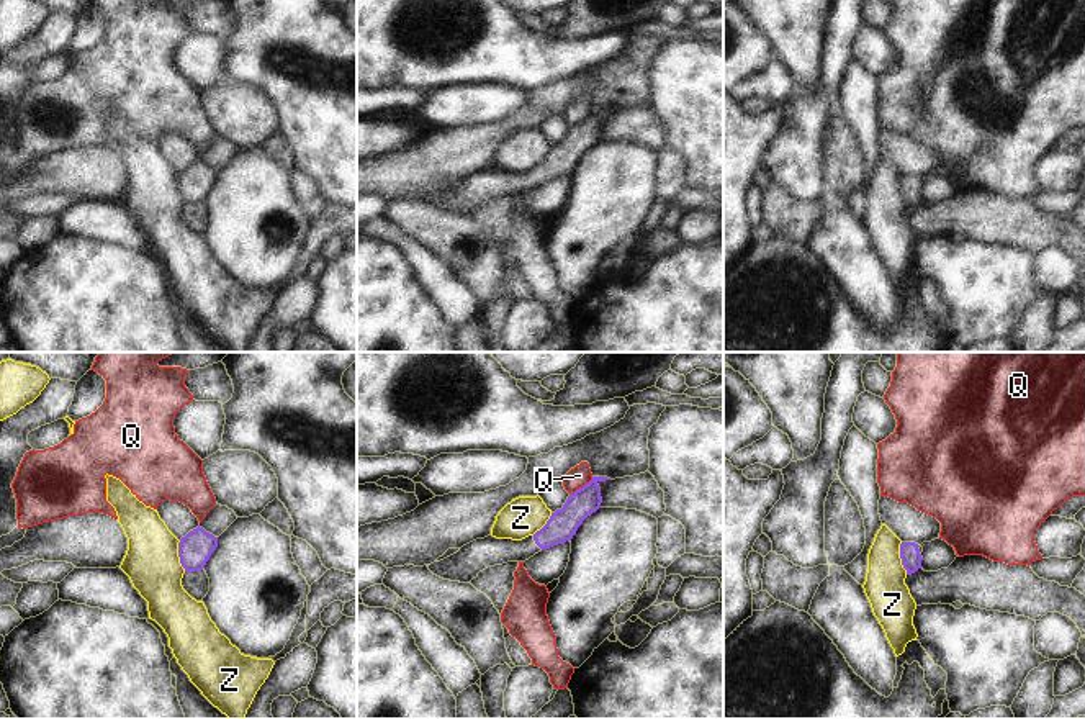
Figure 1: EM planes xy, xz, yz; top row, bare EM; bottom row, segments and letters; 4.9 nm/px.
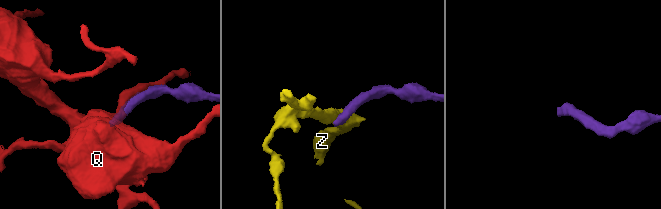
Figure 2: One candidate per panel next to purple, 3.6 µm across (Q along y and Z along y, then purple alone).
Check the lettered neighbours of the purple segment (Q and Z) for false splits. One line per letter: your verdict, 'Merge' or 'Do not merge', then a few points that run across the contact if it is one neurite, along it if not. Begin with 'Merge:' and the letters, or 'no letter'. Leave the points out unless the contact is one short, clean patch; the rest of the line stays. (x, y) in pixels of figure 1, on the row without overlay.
Merge: no letter
Q: Do not merge
Z: Do not merge. Line: yz (900, 176), (900, 197), (907, 207).

